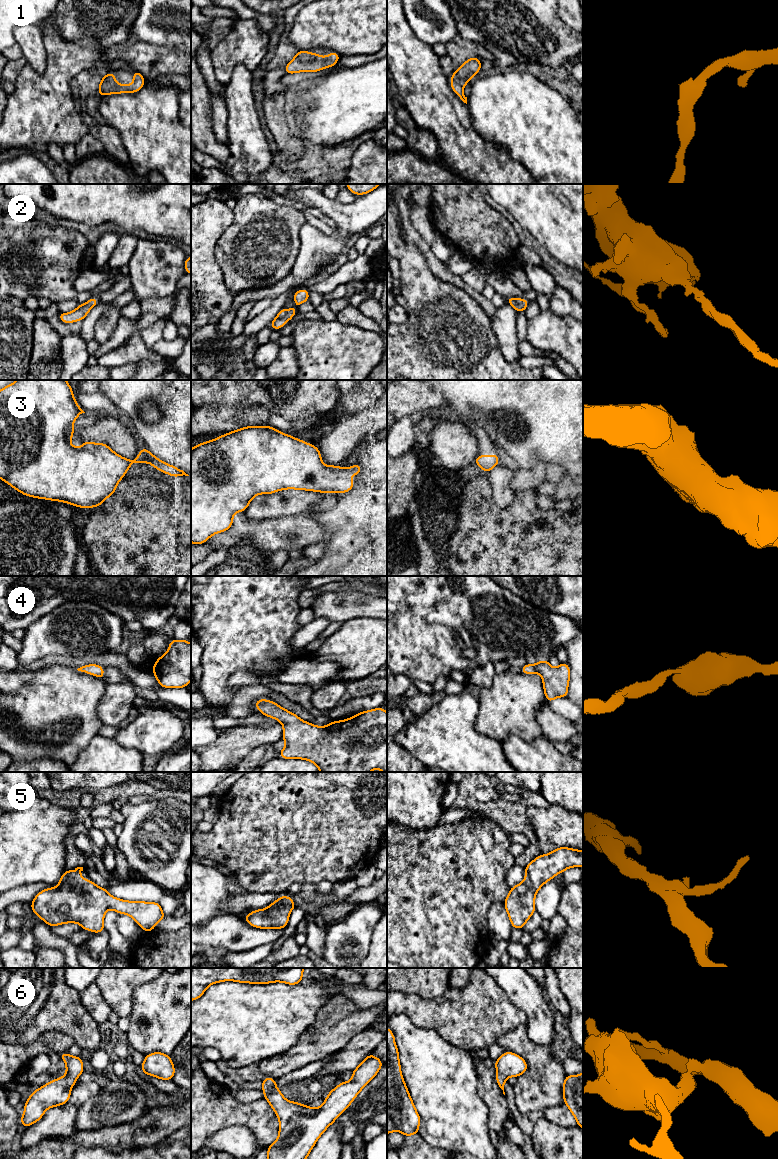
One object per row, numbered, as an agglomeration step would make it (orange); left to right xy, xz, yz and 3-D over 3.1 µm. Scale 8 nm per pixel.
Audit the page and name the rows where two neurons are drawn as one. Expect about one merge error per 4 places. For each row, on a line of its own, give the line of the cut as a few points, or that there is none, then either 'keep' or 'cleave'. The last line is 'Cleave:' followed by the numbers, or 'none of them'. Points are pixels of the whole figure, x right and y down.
1: cut none; keep
2: cut none; keep
3: cut none; keep
4: cut none; keep
5: cut none; keep
6: cut none; keep
Cleave: none of them

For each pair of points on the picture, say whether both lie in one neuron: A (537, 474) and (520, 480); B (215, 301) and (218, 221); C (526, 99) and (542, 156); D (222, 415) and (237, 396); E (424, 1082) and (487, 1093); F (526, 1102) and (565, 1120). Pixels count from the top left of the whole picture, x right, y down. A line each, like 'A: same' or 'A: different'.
A: same
B: same
C: same
D: different
E: different
F: different

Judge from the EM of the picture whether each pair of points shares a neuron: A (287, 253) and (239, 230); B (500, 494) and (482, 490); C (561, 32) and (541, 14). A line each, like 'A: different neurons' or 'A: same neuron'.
A: same neuron
B: different neurons
C: same neuron

